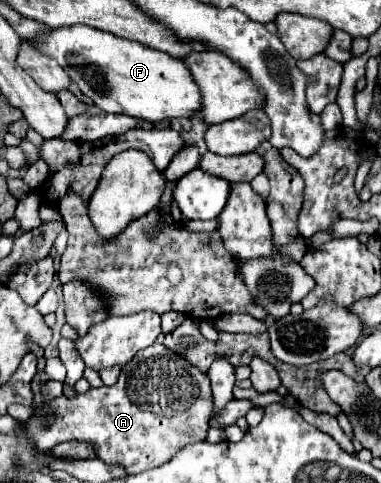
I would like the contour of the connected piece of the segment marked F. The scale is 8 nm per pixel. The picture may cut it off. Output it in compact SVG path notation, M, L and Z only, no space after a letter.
M87 26L51 30L49 34L33 38L31 44L57 60L69 78L79 84L79 90L105 112L163 122L171 118L191 118L203 108L199 86L191 78L185 62L167 52L151 50L139 42L115 38L113 34Z

